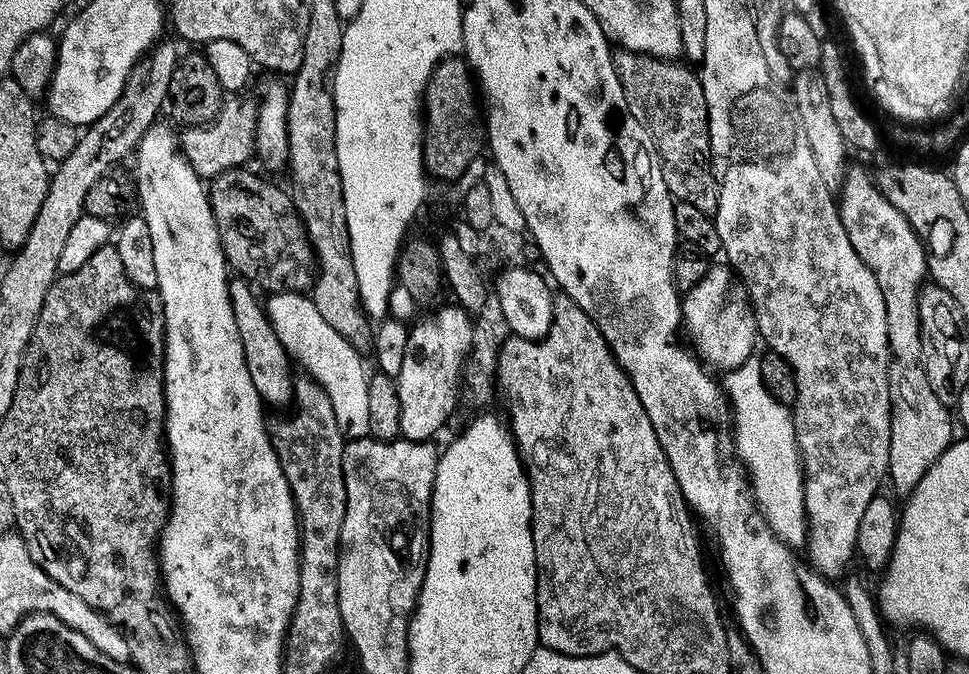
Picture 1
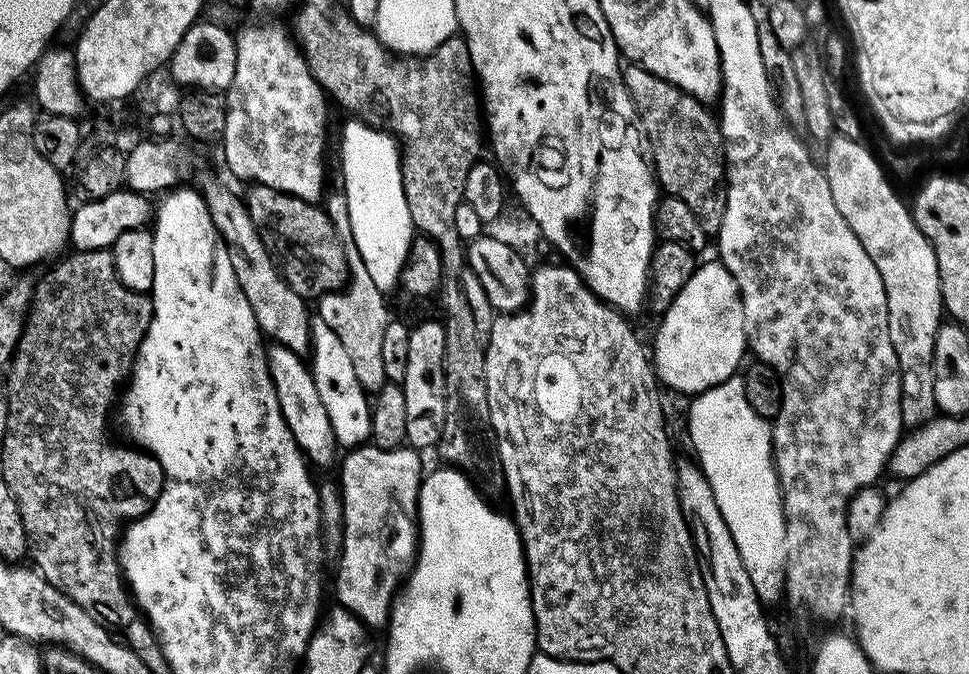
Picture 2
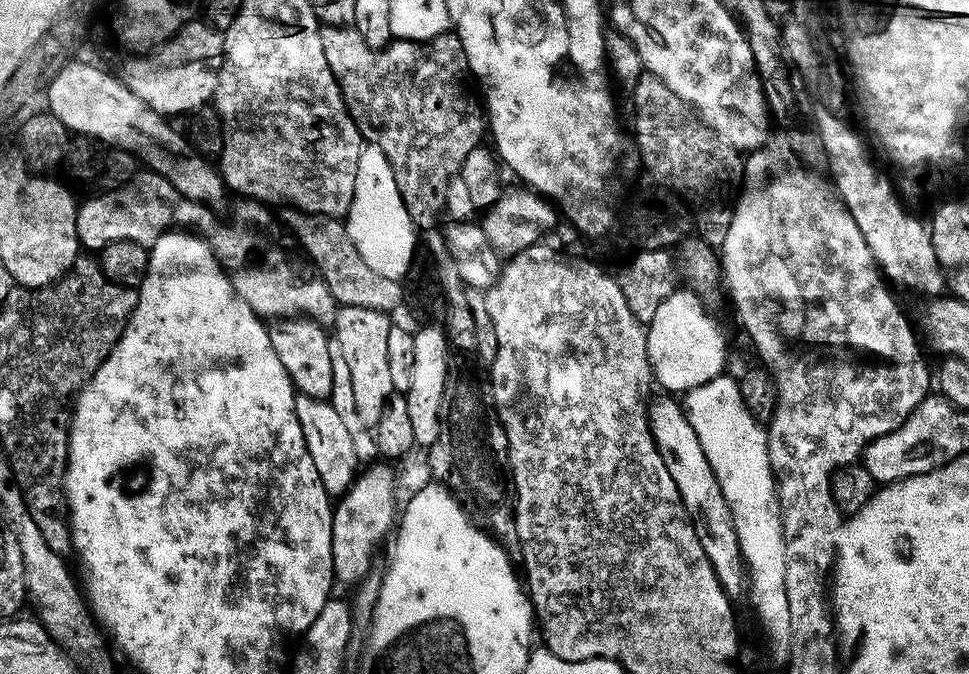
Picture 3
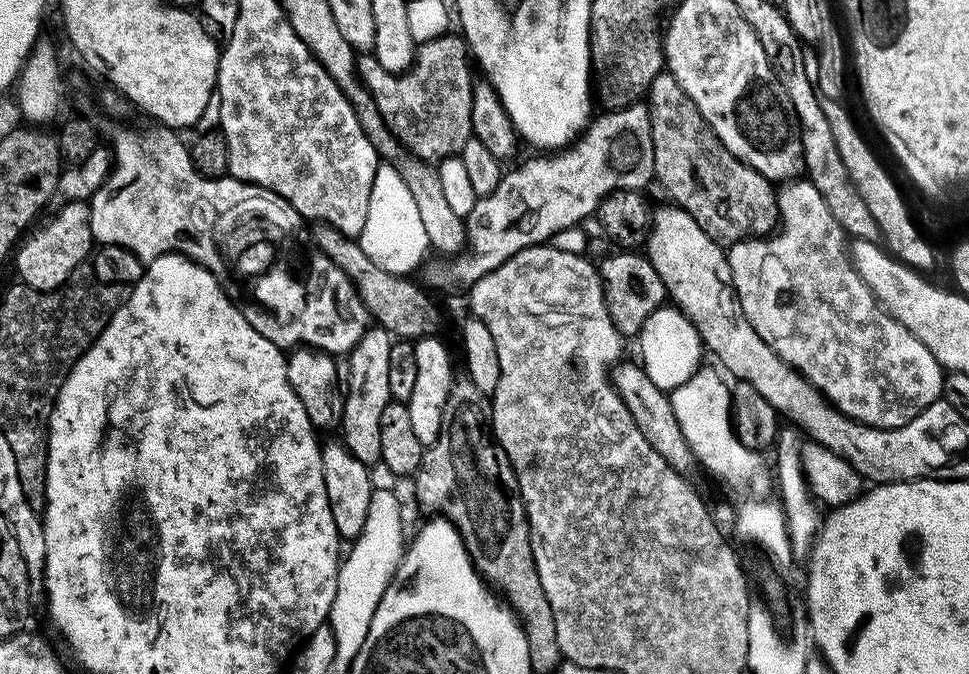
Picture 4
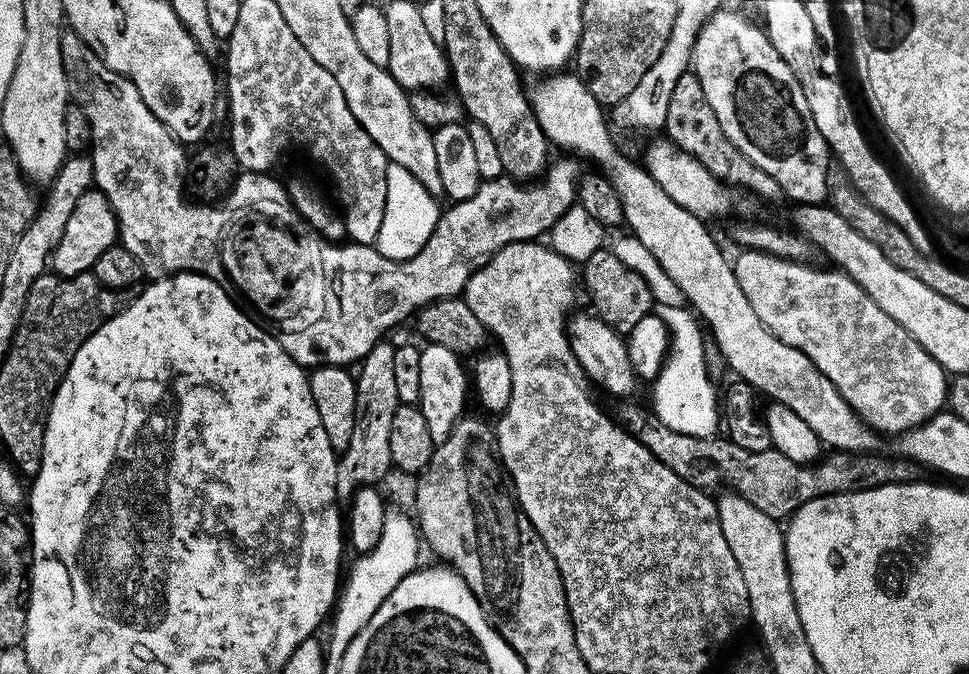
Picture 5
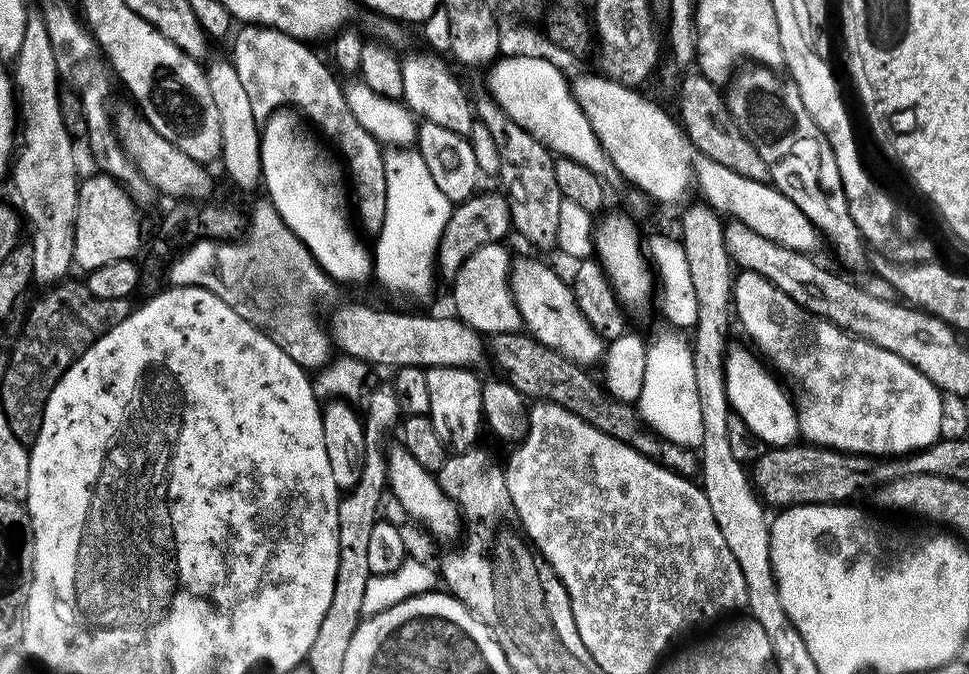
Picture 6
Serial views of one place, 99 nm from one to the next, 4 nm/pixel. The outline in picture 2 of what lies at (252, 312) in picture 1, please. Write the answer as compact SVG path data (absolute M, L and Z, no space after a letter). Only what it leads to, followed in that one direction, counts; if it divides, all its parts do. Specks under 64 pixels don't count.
M273 343L266 352L268 358L268 373L278 398L278 406L286 426L290 426L290 434L294 434L296 445L304 453L309 465L324 468L338 453L334 429L330 417L318 396L318 389L309 367L304 364L297 353L283 348L281 344Z

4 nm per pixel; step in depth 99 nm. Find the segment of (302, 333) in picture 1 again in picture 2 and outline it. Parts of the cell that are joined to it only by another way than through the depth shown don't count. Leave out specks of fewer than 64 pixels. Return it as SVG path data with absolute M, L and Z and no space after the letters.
M319 316L309 323L310 371L318 389L318 396L330 417L337 447L351 450L365 445L372 434L372 416L366 394L355 377L347 351L330 326Z

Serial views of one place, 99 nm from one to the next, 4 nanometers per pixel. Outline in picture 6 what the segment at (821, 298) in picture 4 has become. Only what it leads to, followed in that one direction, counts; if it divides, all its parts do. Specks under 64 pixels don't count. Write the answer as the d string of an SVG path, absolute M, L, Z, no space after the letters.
M739 271L733 279L733 303L734 314L736 314L744 326L747 334L754 340L755 344L762 350L763 354L786 375L794 378L800 385L804 386L804 408L797 409L797 416L800 420L800 433L807 443L817 447L837 449L839 452L862 453L866 456L883 456L891 458L893 456L908 455L911 452L917 452L928 448L934 441L941 437L942 424L944 422L944 399L943 393L939 388L916 367L911 367L905 360L896 354L883 350L877 344L870 343L851 332L845 331L844 328L820 317L808 315L804 308L798 306L796 302L788 295L783 294L776 286L769 282L768 279L762 278L760 274L754 271Z

